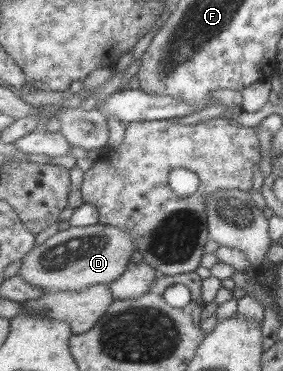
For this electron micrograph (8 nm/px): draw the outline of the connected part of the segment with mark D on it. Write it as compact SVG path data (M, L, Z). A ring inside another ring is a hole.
M99 223L89 226L70 225L67 230L58 230L27 252L21 258L17 275L33 286L49 291L73 292L92 284L107 285L122 274L135 249L134 238L127 229Z

